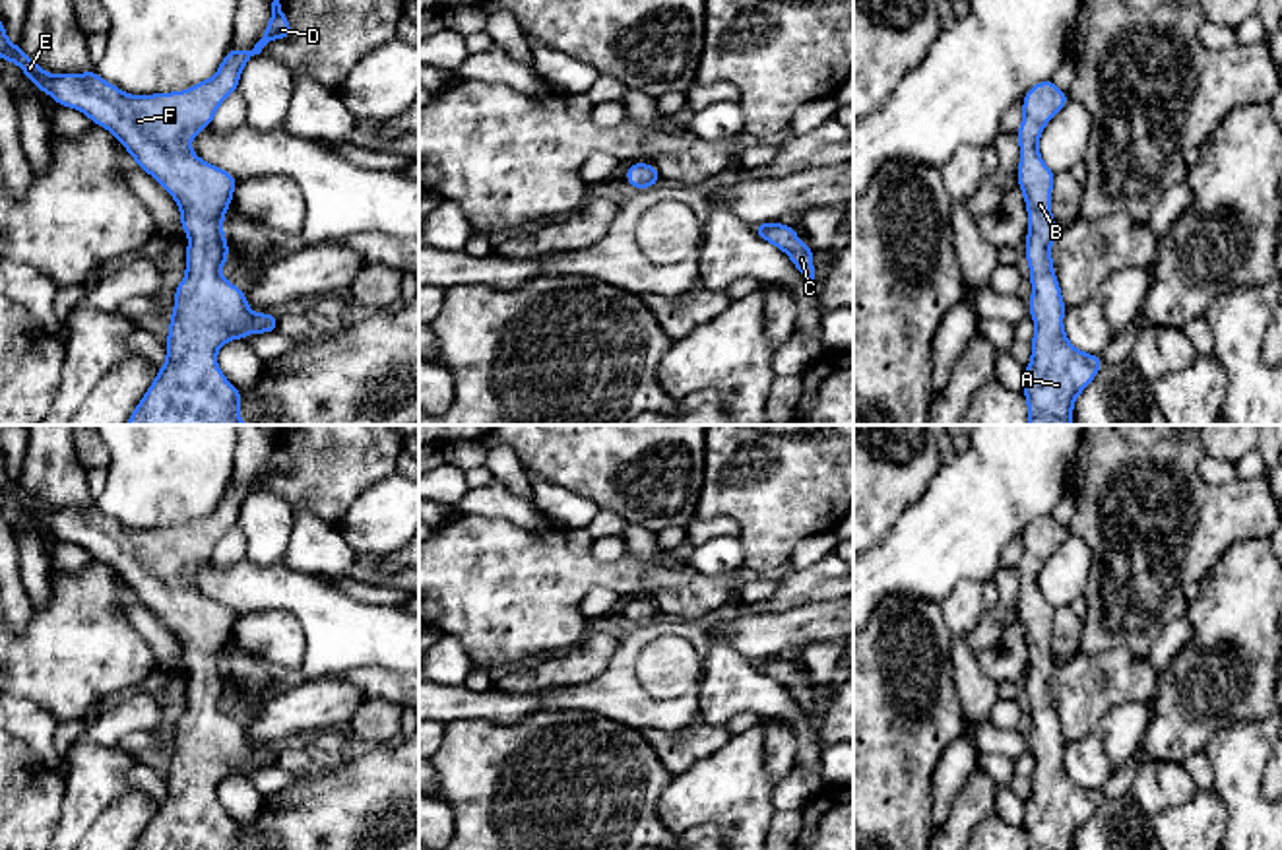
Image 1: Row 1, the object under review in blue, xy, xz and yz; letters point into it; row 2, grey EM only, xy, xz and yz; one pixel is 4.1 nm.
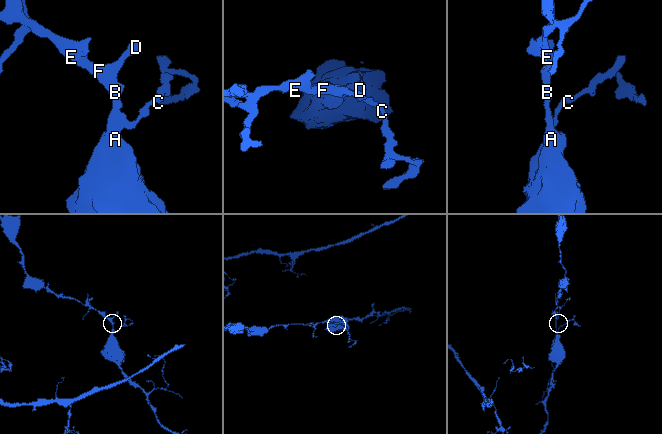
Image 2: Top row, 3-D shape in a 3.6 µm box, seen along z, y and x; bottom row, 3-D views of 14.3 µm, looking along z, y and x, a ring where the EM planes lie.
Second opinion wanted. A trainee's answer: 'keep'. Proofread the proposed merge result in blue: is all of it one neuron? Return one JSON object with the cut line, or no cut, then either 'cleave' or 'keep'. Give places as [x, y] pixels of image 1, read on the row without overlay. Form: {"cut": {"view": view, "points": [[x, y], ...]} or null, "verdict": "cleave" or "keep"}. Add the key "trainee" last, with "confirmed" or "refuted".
{"cut": null, "verdict": "keep", "trainee": "confirmed"}

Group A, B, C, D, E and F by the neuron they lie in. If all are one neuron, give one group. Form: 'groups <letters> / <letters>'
groups A B C D E F

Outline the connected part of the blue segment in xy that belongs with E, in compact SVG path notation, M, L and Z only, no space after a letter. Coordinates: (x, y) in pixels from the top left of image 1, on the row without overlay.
M279 435L272 437L272 454L252 485L231 483L219 505L208 516L190 524L157 530L126 530L116 520L99 512L95 503L87 508L52 510L14 481L0 456L0 493L16 497L35 522L47 526L58 539L87 549L93 559L111 565L130 586L134 596L147 605L178 638L180 662L190 677L186 683L186 710L175 726L171 749L167 798L159 803L149 825L132 850L239 850L240 827L223 811L215 790L229 774L244 774L252 767L277 767L279 749L254 749L246 739L246 728L221 712L221 701L229 693L223 671L223 650L233 637L237 613L202 596L190 582L190 574L213 555L217 541L237 526L244 499L260 489L272 474L289 474L291 458L285 454Z

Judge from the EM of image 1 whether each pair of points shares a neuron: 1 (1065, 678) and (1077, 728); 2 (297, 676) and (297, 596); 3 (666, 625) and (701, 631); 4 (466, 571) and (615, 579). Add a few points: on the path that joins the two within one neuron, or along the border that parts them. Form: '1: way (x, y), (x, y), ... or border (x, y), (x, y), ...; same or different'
1: way (1065, 689), (1065, 701), (1073, 717); same
2: way (317, 656), (317, 616); same
3: way (673, 627), (693, 629); same
4: way (503, 575), (578, 575); same

